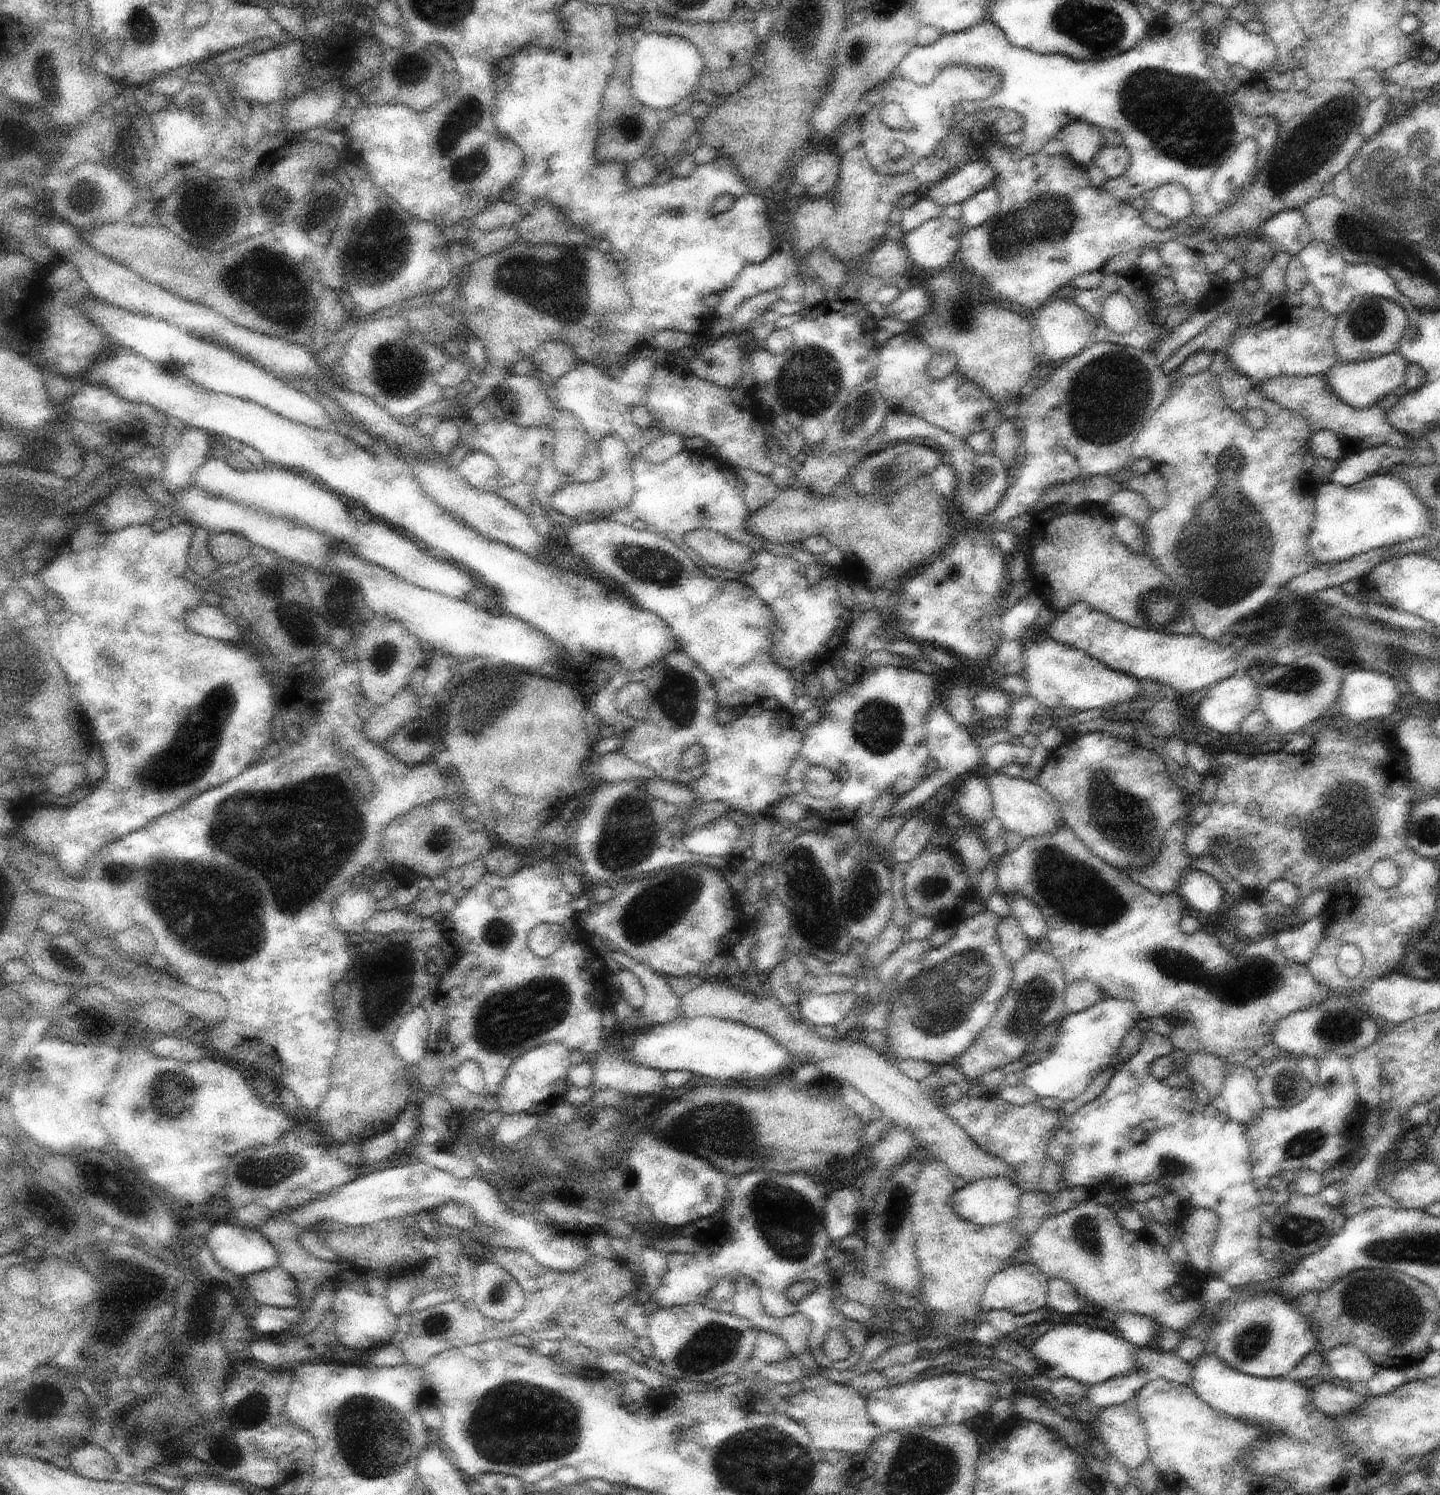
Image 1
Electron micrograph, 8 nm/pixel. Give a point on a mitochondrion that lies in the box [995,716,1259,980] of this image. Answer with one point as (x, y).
(1091, 899)

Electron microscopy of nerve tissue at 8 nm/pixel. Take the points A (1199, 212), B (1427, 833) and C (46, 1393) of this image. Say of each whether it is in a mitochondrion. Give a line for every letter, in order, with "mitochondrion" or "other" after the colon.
A: other
B: mitochondrion
C: other

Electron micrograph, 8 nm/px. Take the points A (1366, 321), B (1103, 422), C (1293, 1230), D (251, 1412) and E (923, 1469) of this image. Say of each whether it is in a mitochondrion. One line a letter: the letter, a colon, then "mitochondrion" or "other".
A: mitochondrion
B: mitochondrion
C: mitochondrion
D: mitochondrion
E: mitochondrion

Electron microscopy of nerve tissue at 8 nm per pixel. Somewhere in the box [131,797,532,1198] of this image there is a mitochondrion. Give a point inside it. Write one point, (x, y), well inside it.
(497, 932)

